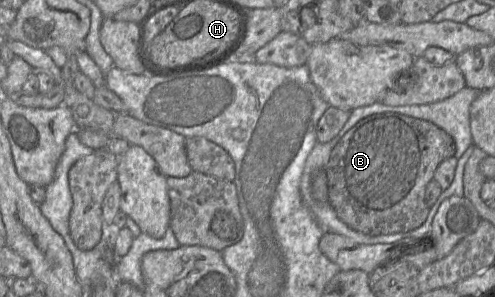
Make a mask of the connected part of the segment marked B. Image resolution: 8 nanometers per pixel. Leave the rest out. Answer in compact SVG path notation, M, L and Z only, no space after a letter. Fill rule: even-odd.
M376 113L357 122L336 144L325 166L328 202L338 218L349 228L364 235L408 232L420 227L429 215L424 201L427 184L437 167L455 155L455 141L434 123L399 113Z

